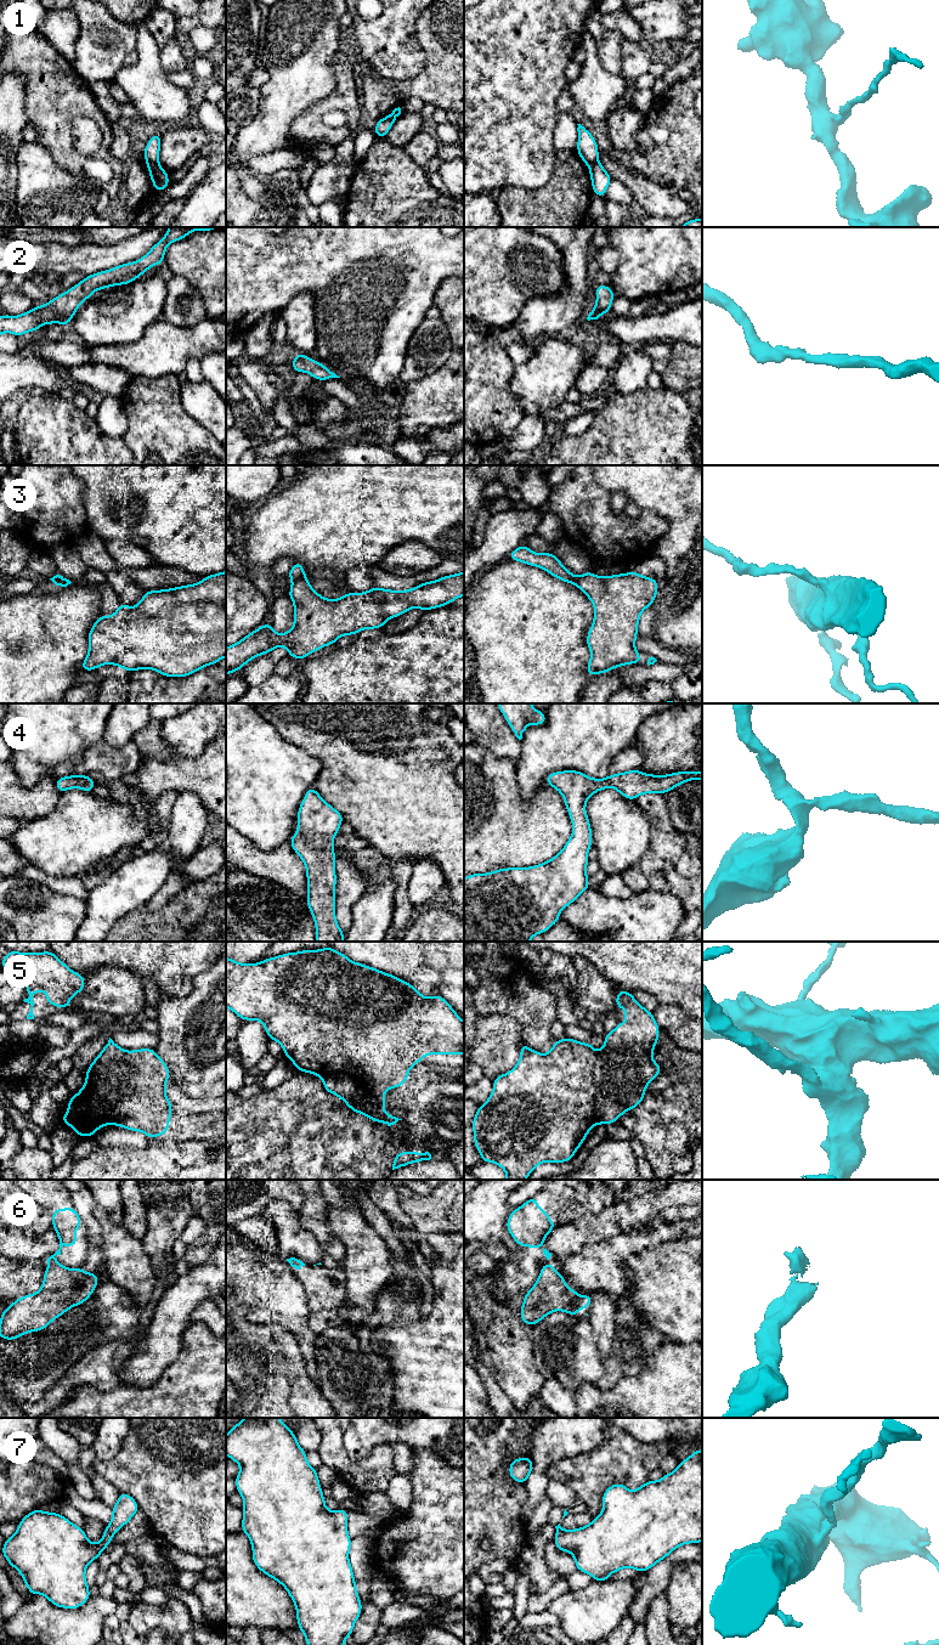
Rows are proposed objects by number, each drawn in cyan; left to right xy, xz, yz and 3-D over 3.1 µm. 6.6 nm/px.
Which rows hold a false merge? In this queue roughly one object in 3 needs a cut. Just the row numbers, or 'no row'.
1, 3, 5, 6

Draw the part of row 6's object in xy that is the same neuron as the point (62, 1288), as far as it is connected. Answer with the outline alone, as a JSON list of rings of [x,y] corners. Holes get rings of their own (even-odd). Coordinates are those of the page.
[[[50,1264],[41,1289],[16,1299],[1,1312],[0,1338],[16,1340],[27,1333],[46,1329],[70,1307],[84,1304],[97,1284],[97,1272],[87,1273],[83,1267],[67,1268]]]

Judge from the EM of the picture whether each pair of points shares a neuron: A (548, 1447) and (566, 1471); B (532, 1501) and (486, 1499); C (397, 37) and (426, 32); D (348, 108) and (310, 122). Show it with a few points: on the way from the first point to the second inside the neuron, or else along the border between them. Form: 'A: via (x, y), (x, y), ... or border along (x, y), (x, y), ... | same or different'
A: border along (584, 1452), (556, 1459), (547, 1468), (546, 1476) | different
B: border along (525, 1482), (522, 1518), (526, 1521) | different
C: border along (422, 12), (416, 22), (416, 38), (426, 60) | different
D: via (338, 105), (327, 105), (320, 112) | same

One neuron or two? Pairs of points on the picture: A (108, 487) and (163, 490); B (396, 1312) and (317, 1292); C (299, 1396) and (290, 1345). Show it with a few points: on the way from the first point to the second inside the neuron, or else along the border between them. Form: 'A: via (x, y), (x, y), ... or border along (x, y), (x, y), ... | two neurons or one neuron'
A: via (122, 487), (150, 487) | one neuron
B: border along (344, 1271), (345, 1301), (337, 1310) | two neurons
C: via (301, 1384), (295, 1357) | one neuron

